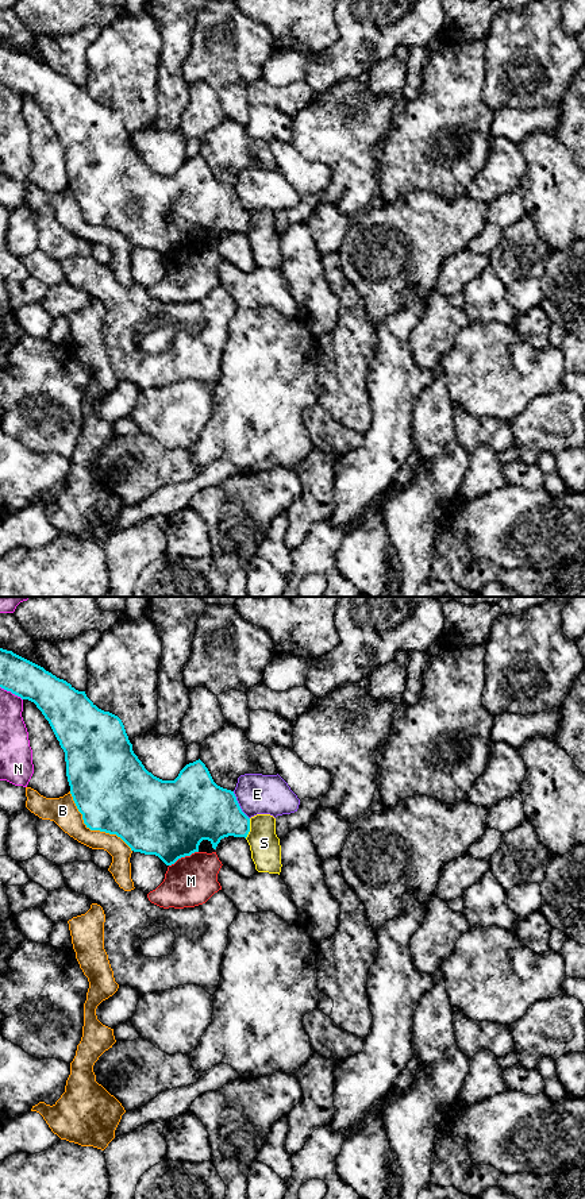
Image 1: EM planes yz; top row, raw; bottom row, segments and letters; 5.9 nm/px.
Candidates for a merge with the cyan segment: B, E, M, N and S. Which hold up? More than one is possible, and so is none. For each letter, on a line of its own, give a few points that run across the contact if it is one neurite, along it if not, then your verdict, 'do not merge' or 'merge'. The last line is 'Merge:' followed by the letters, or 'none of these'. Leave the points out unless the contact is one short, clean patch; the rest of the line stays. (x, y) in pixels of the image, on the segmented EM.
B: do not merge
E: line yz (233, 791), (241, 810), (249, 818); do not merge
M: line yz (197, 851), (179, 858), (169, 866); do not merge
N: do not merge
S: line yz (250, 818), (250, 831), (245, 837); do not merge
Merge: none of these

